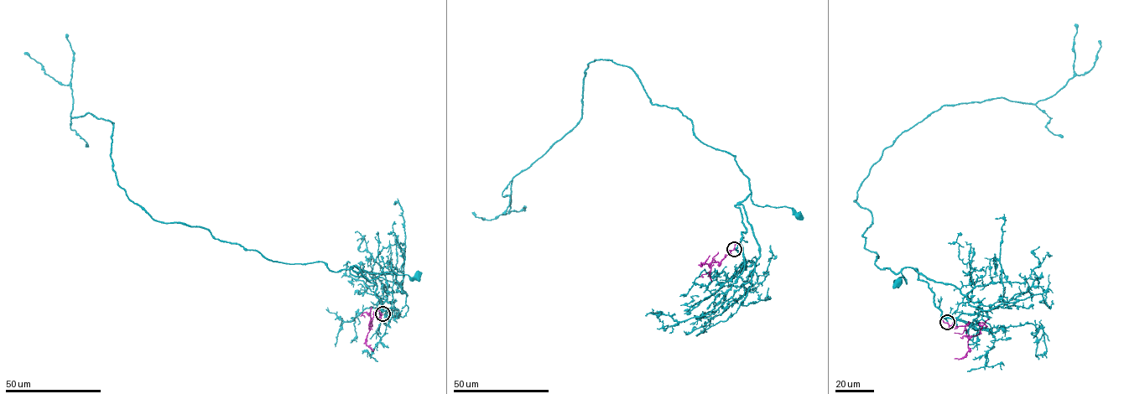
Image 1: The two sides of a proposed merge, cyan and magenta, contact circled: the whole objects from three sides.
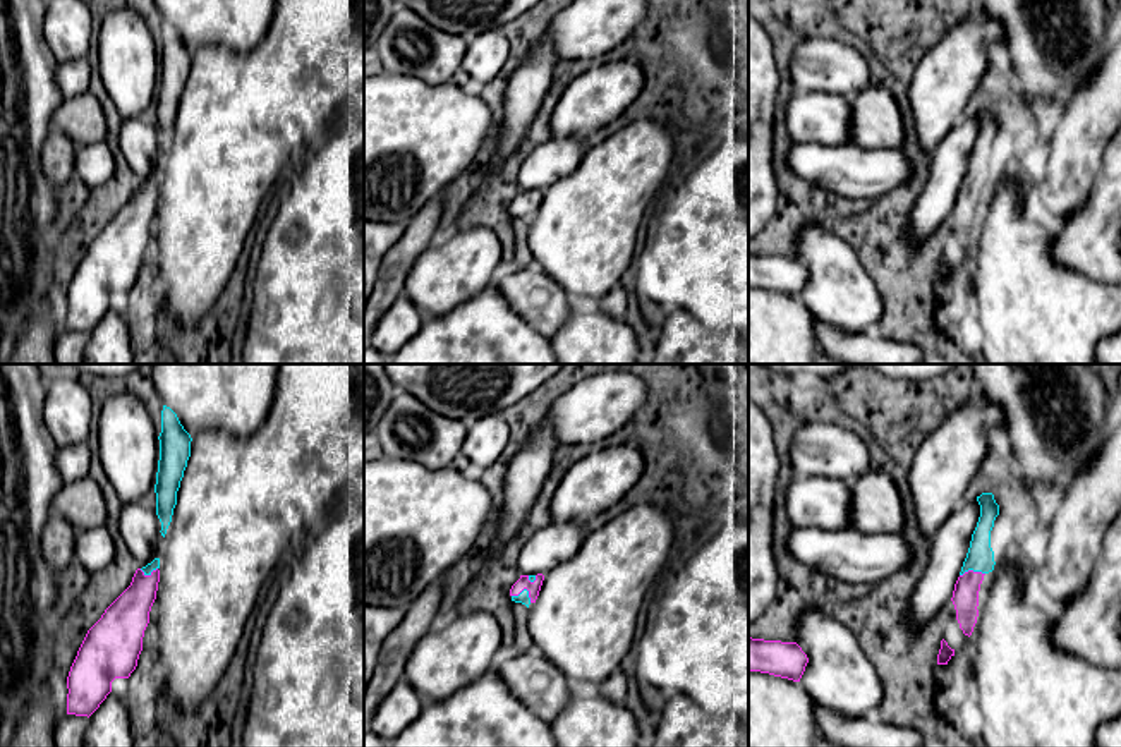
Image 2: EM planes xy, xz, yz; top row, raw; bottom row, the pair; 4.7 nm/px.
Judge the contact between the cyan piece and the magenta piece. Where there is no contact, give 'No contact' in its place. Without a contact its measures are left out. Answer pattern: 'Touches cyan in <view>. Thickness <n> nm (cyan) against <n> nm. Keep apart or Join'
Touches cyan in xz. Thickness 50 nm (cyan) against 60 nm. Join

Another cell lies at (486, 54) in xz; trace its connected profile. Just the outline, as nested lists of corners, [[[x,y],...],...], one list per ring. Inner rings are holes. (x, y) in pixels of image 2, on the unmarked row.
[[[501,29],[488,31],[469,41],[462,69],[476,81],[488,84],[510,55],[510,41]]]

